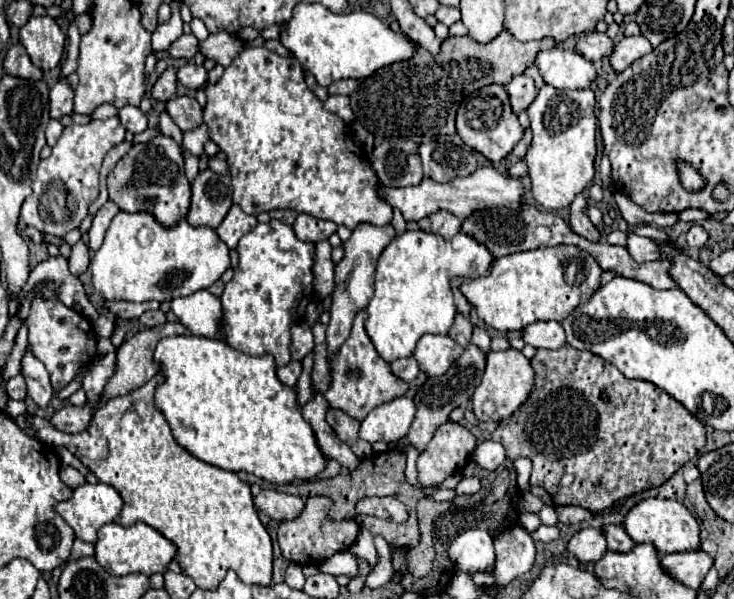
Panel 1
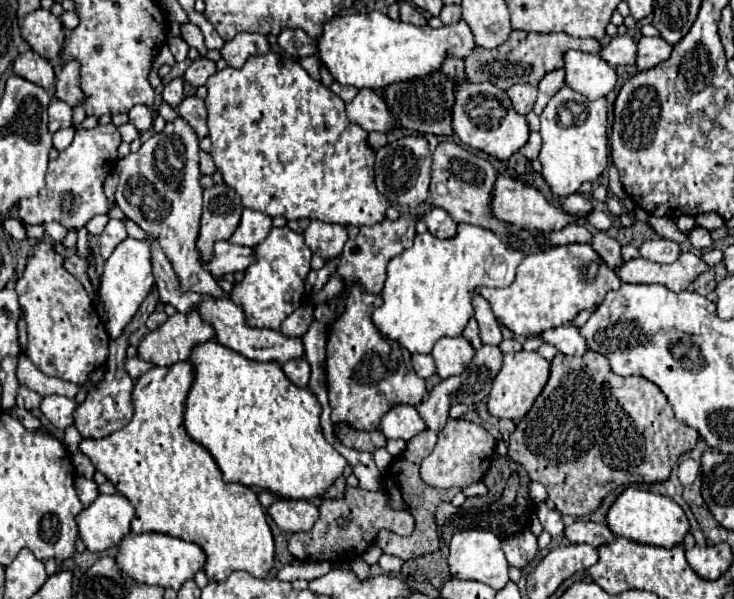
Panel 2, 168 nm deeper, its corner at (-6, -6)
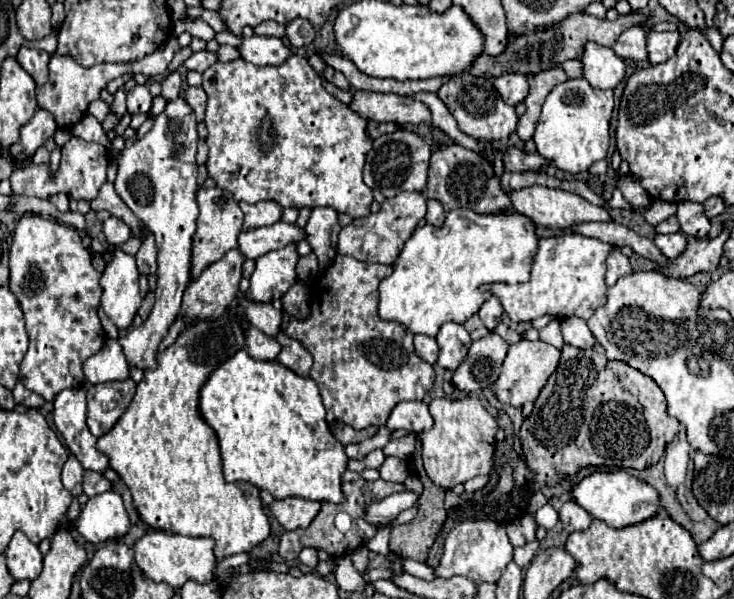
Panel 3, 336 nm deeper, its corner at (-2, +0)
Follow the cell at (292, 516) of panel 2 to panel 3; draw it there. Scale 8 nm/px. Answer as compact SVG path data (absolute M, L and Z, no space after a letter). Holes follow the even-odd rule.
M283 498L275 500L269 508L285 530L297 530L307 528L313 522L313 518L321 508L321 502L305 498Z

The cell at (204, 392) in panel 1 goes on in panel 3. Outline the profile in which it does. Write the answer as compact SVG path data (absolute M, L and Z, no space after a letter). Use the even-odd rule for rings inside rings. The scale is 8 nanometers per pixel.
M239 350L209 376L201 388L199 402L203 418L217 432L223 456L223 474L227 482L251 482L259 490L271 492L277 500L289 496L335 504L345 500L341 476L347 470L349 458L343 444L339 444L329 430L315 380L295 374L275 360L253 360L245 350Z

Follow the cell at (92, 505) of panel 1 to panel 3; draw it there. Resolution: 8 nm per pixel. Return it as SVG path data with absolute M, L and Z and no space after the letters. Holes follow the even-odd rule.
M109 490L89 498L75 522L75 528L83 538L87 538L87 542L93 544L125 536L131 524L121 494Z

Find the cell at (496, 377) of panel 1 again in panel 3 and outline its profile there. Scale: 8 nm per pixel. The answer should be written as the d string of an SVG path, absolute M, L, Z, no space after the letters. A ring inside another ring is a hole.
M521 338L517 344L511 344L509 354L503 362L501 374L499 374L497 382L493 384L493 390L495 390L497 398L503 404L517 406L517 408L521 408L527 402L535 402L539 392L543 390L543 384L547 382L547 378L551 376L551 372L555 372L557 364L559 364L559 358L561 358L561 350L547 344L547 342L541 342L541 340L531 342L527 338Z

